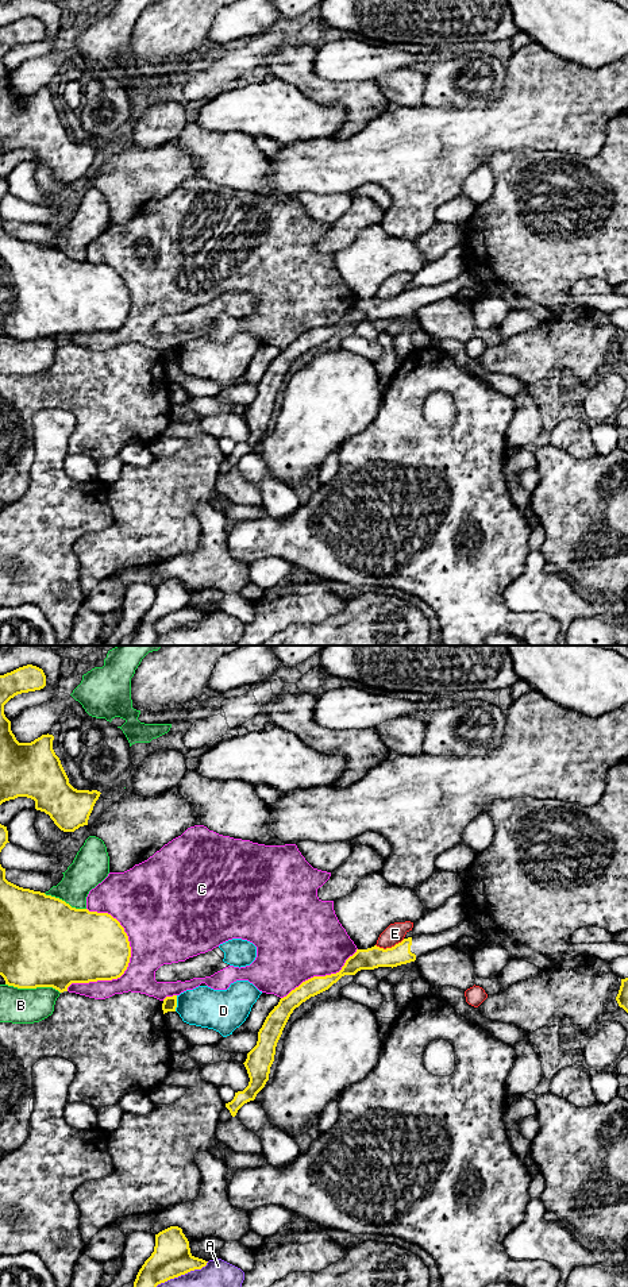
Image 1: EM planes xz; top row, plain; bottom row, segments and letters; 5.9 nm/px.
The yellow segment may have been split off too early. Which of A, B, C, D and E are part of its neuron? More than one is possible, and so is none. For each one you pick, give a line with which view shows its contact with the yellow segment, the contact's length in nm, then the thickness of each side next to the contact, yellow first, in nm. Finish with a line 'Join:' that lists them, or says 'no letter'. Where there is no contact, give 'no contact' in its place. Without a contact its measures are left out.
Join: no letter

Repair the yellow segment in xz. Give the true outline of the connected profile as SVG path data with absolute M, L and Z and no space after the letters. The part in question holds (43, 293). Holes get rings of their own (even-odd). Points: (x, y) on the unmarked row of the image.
M0 216L0 327L5 336L18 340L53 339L63 344L72 335L120 330L130 309L128 288L111 266L76 261L59 250L19 239L5 231L5 220Z

